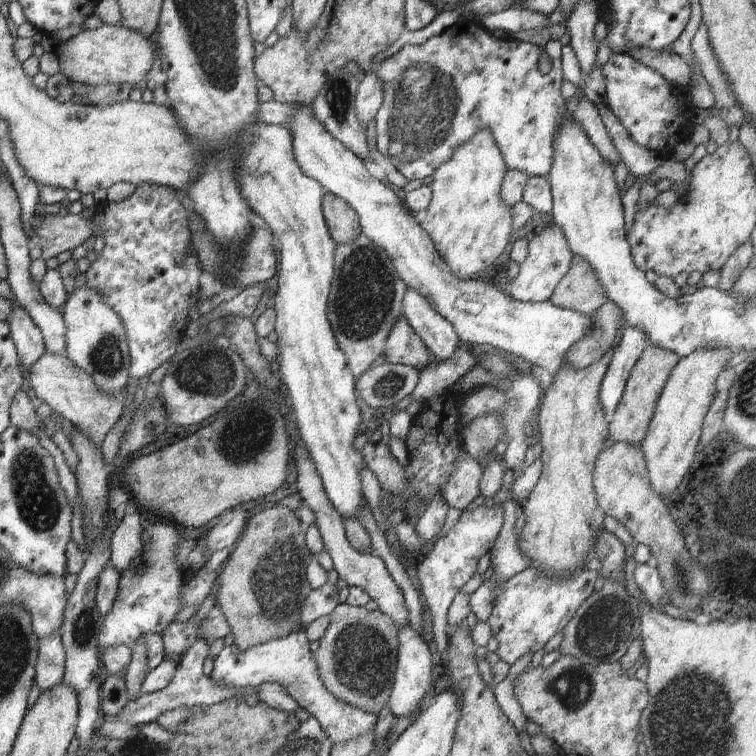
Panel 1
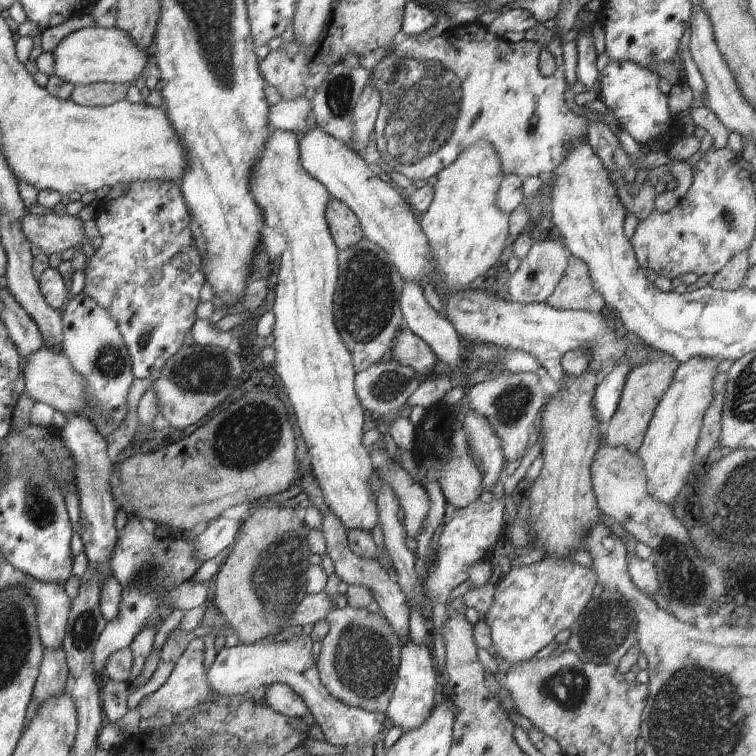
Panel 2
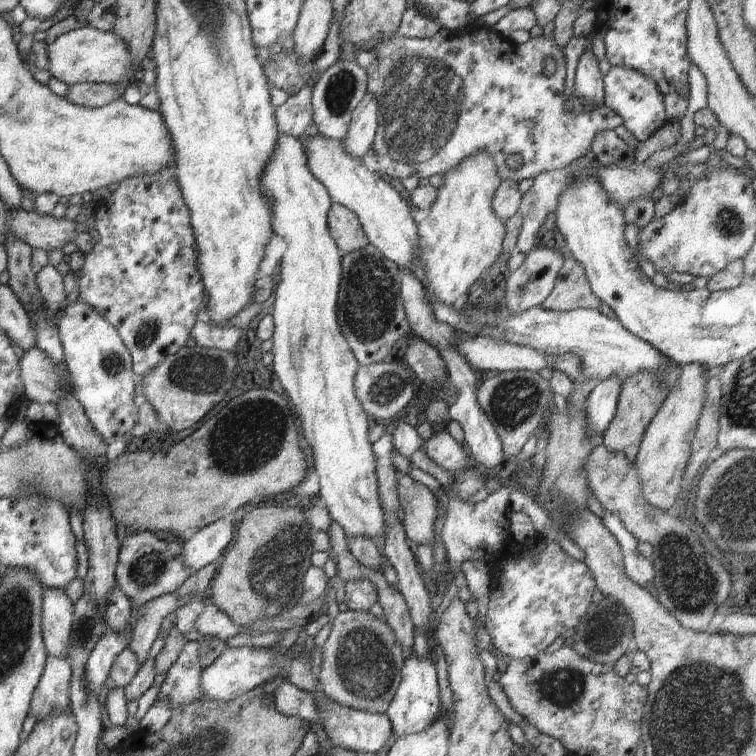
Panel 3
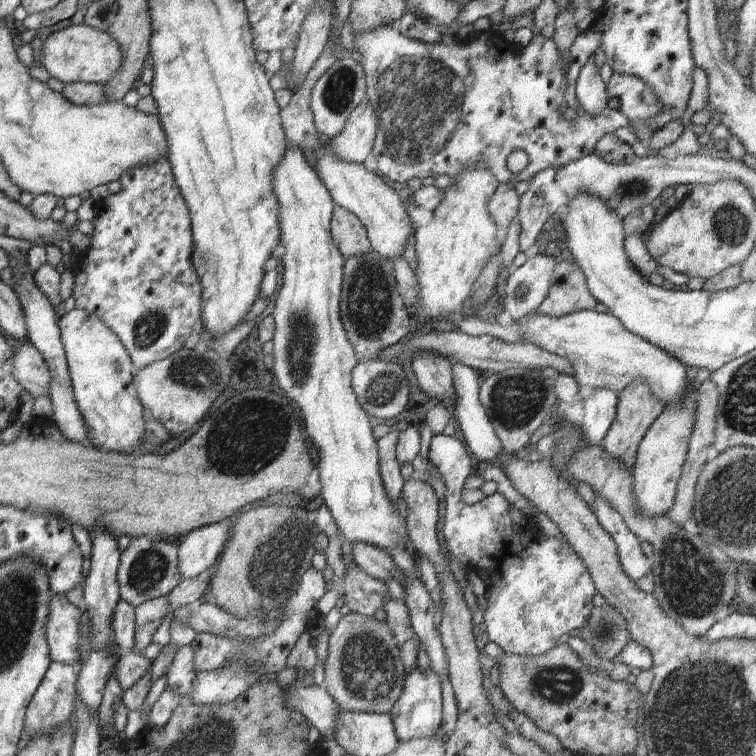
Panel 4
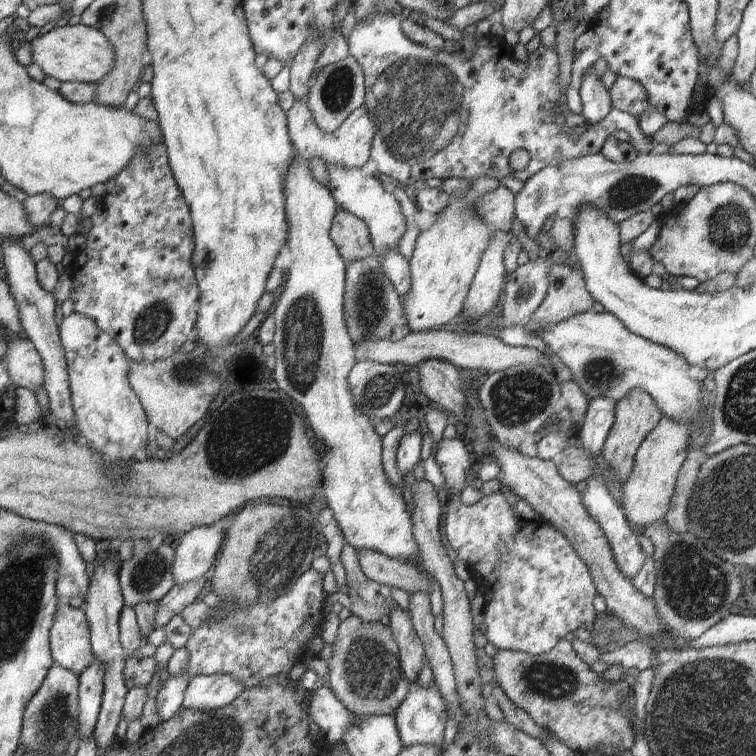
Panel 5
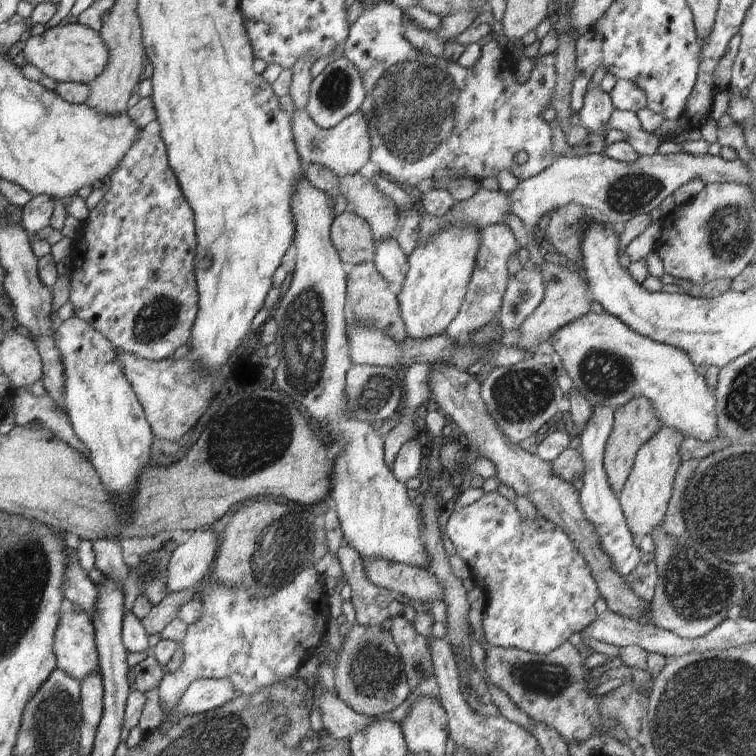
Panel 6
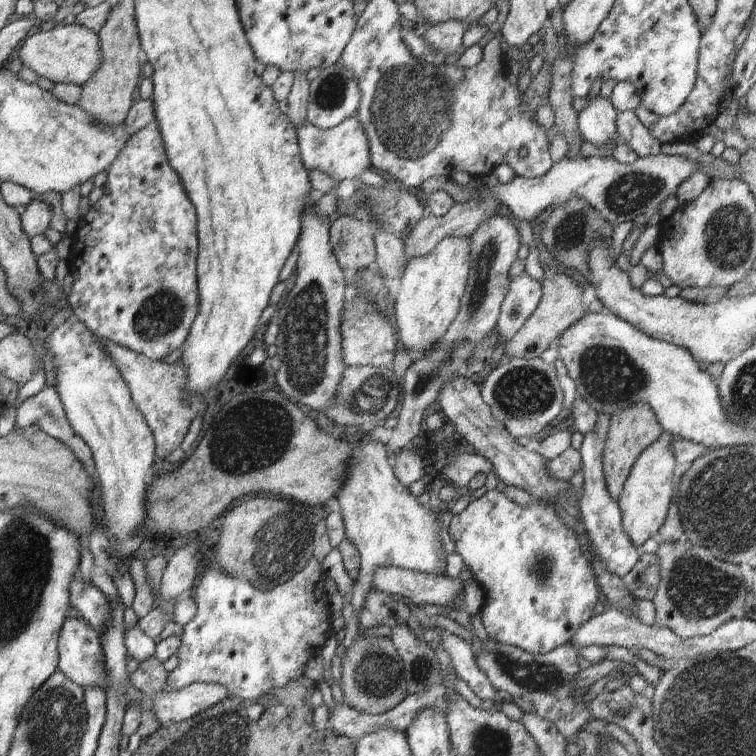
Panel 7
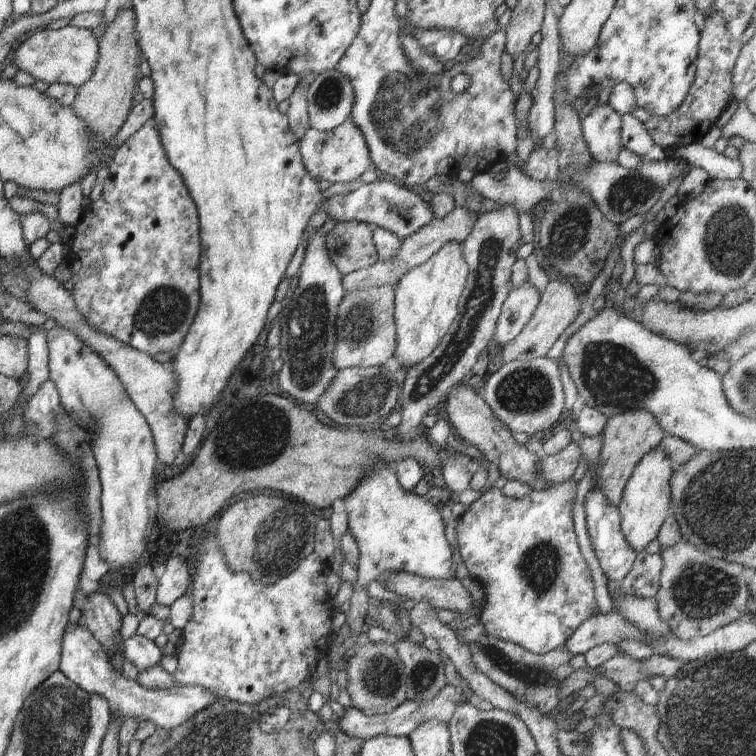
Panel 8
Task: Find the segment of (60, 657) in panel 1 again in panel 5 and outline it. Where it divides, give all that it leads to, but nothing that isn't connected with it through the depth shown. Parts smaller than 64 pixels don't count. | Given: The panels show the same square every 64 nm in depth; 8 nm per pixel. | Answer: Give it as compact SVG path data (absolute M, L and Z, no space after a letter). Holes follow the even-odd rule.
M54 663L36 694L25 706L23 727L19 744L26 751L44 751L59 755L66 752L68 743L76 732L79 717L79 680L76 673Z

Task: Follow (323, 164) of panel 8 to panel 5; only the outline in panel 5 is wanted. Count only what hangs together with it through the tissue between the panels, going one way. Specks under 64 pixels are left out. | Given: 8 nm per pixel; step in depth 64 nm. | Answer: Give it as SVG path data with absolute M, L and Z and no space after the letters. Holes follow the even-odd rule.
M307 96L296 99L285 115L294 151L305 162L310 158L322 158L328 165L346 168L362 168L368 162L368 158L371 156L371 142L375 135L375 128L365 105L353 110L332 134L318 128L307 105Z

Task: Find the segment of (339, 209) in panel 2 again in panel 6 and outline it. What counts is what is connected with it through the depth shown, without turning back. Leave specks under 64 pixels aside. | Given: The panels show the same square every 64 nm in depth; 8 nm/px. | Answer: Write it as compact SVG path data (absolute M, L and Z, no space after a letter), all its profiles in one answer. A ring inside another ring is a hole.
M345 210L333 218L331 241L338 256L347 267L370 262L375 259L373 232L367 220Z

